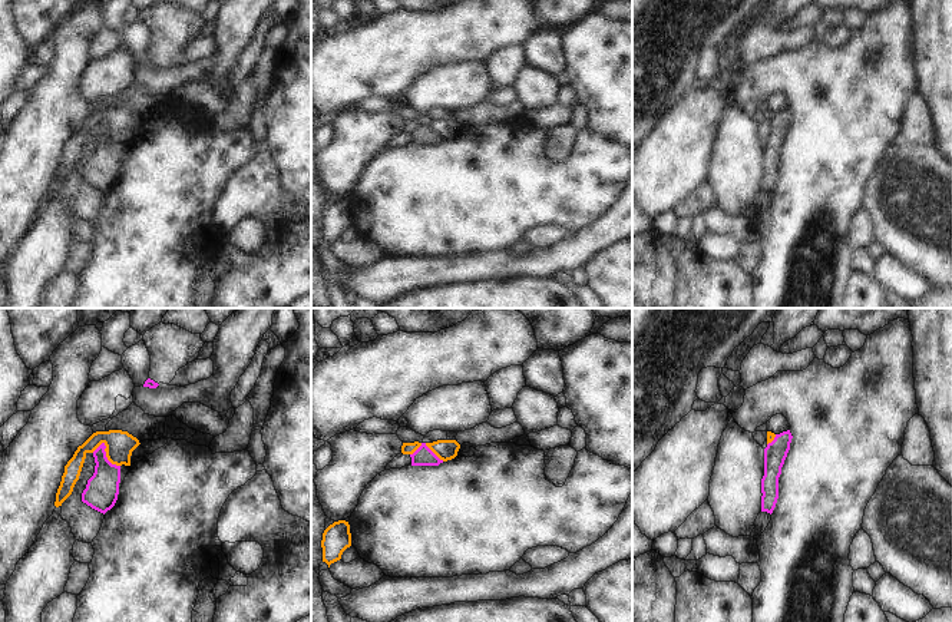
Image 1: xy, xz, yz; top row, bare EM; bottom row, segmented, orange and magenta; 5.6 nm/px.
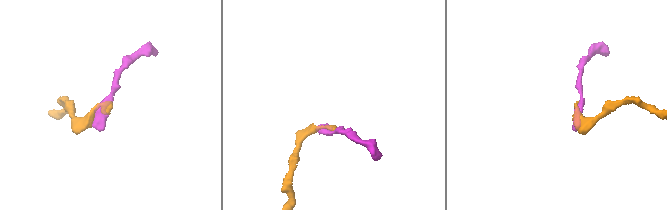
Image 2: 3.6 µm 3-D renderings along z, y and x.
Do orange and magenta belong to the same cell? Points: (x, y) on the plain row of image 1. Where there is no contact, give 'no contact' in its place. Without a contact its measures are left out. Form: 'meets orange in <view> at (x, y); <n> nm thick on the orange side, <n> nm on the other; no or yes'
meets orange in xy at (105, 129); 160 nm thick on the orange side, 190 nm on the other; no

